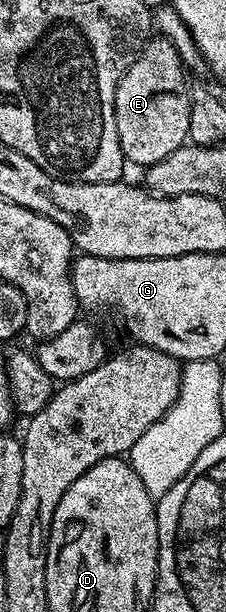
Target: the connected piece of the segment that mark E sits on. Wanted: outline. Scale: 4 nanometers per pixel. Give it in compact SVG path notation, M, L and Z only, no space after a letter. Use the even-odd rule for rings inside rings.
M154 36L143 43L132 64L125 70L119 80L114 97L114 115L116 116L117 135L120 136L120 146L123 159L135 162L139 168L156 164L171 152L181 147L189 137L191 124L191 106L188 77L182 58L172 47L170 41L161 36Z

